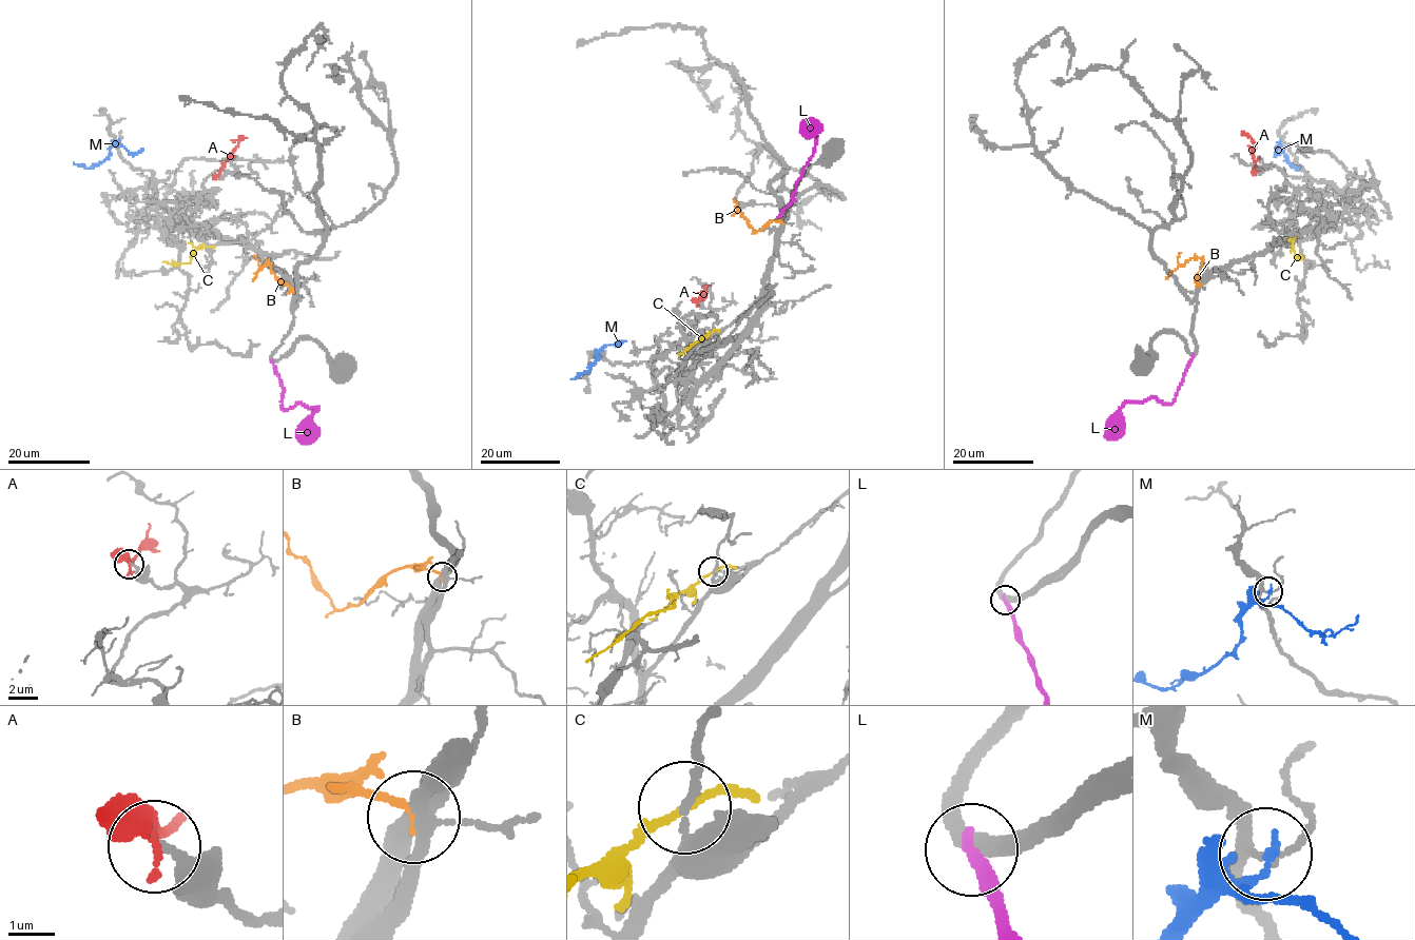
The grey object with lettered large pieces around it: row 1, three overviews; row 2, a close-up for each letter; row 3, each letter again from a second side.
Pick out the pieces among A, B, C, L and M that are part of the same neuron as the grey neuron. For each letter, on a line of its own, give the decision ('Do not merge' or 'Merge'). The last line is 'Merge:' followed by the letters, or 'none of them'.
A: Do not merge
B: Do not merge
C: Do not merge
L: Do not merge
M: Do not merge
Merge: none of them

